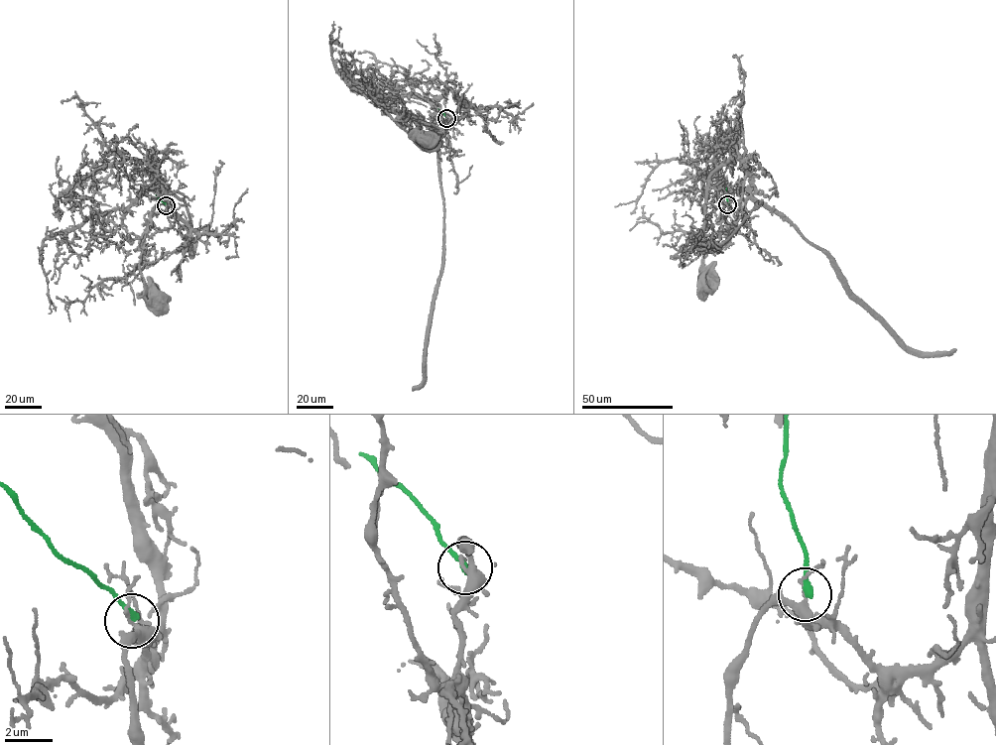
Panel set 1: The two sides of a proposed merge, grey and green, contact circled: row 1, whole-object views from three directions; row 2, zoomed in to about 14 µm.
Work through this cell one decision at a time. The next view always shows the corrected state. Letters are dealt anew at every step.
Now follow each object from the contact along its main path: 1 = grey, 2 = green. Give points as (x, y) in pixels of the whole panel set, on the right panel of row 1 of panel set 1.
1: (728, 204), (734, 210), (740, 207), (742, 185), (750, 177), (743, 214), (704, 251), (703, 289)
2: (728, 204), (726, 188)

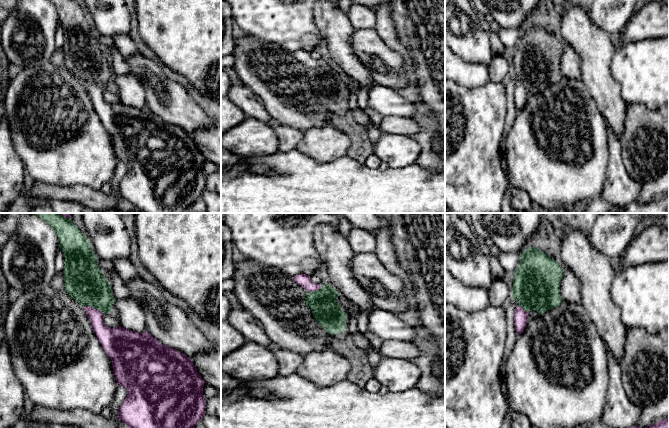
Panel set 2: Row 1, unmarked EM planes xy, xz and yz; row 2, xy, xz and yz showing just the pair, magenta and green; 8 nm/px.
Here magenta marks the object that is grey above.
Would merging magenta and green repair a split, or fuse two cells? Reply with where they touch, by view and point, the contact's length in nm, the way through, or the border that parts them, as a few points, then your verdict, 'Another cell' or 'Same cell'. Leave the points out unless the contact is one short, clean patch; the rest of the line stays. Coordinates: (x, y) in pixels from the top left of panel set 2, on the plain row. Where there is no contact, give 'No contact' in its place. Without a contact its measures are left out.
Touches magenta at xy (92, 83). Shared border 180 nm. Another cell

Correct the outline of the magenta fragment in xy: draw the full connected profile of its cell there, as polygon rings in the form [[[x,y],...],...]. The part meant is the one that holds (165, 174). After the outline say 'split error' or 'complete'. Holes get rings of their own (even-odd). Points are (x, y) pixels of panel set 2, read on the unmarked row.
[[[91,82],[83,83],[93,103],[98,117],[113,140],[113,148],[118,162],[127,165],[127,173],[122,178],[118,194],[142,213],[184,213],[205,191],[206,175],[203,171],[204,156],[197,148],[192,136],[184,129],[162,120],[147,107],[133,108],[121,102],[108,103],[104,100],[103,89]]]; complete

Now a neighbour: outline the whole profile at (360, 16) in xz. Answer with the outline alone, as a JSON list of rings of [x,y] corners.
[[[352,1],[347,16],[354,30],[373,29],[376,26],[376,10],[368,6]]]

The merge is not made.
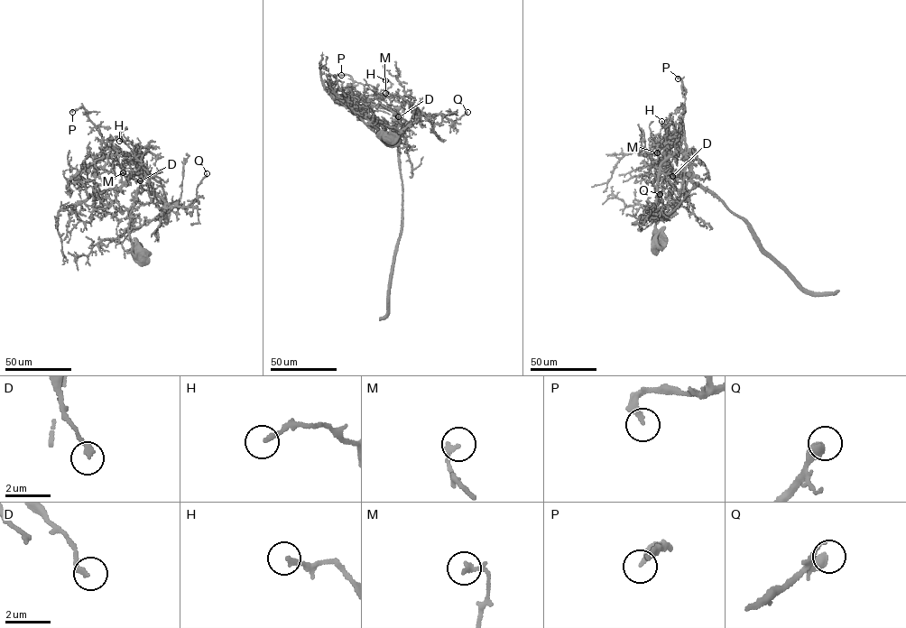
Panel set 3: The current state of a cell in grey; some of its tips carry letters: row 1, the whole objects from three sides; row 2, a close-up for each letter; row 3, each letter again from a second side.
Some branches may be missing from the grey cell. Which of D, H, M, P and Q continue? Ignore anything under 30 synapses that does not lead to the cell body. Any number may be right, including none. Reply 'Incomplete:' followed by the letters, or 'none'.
Incomplete: Q

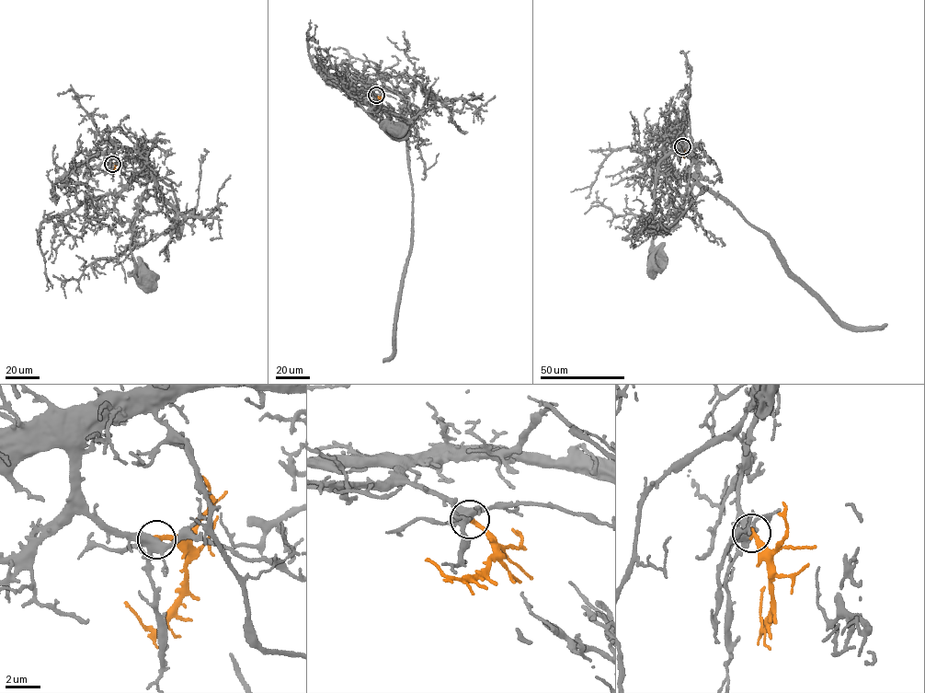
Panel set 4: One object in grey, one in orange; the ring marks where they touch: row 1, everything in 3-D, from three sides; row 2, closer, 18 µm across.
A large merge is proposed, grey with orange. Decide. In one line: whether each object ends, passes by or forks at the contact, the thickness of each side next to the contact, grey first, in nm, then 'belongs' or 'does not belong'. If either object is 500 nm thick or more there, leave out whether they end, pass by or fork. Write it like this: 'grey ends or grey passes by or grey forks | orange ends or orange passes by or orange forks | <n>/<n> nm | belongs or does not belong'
grey forks | orange ends | 400/320 nm | belongs

